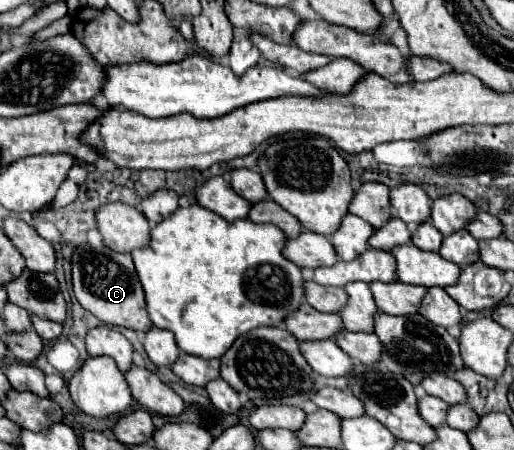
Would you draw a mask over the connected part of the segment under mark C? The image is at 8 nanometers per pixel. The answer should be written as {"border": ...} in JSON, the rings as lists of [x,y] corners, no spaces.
{"border":[[[85,244],[77,248],[73,254],[73,294],[85,310],[107,326],[123,326],[135,332],[147,332],[153,326],[131,254],[119,254],[107,246],[93,248]]]}

